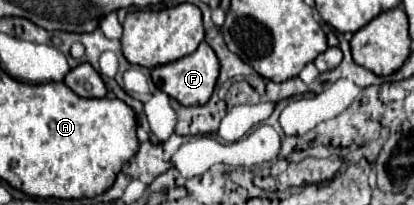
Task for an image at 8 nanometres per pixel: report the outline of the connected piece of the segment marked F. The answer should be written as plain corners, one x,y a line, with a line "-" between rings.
202,42
194,54
152,70
152,82
156,84
156,88
160,88
162,92
166,92
170,98
178,100
184,106
204,106
216,88
218,76
220,76
220,62
206,42

